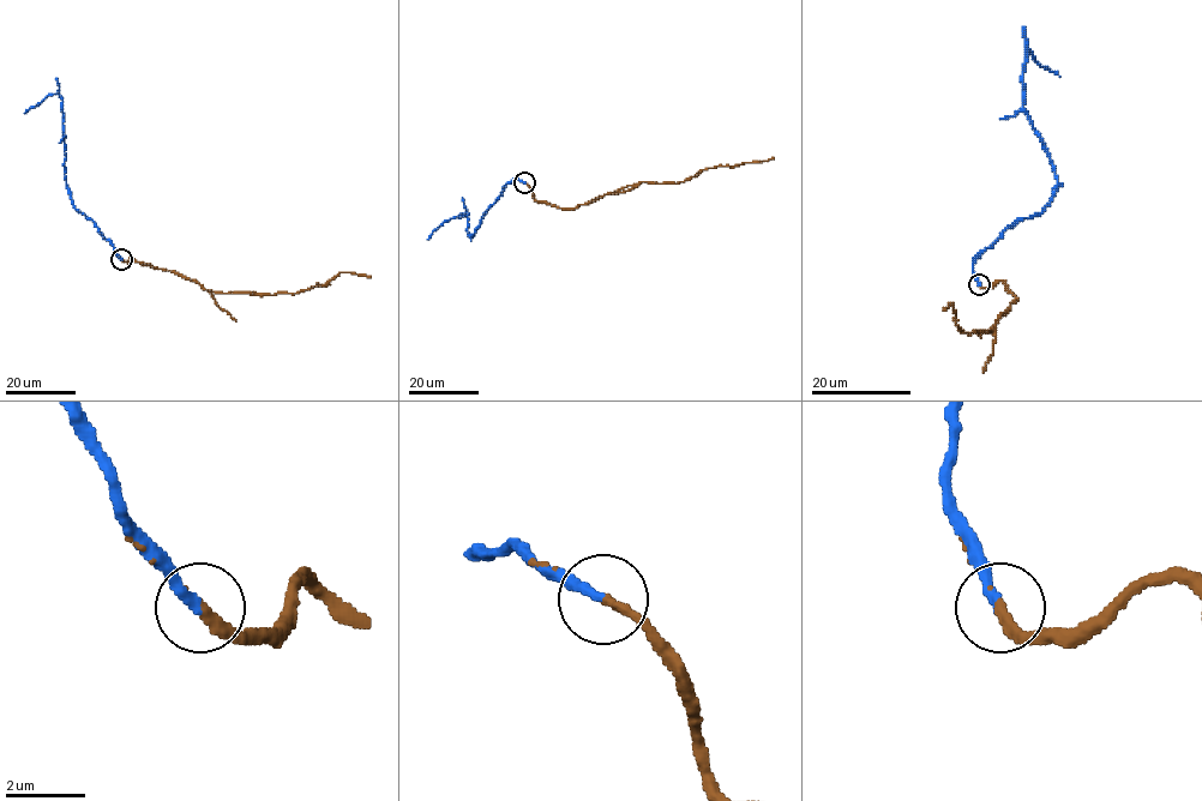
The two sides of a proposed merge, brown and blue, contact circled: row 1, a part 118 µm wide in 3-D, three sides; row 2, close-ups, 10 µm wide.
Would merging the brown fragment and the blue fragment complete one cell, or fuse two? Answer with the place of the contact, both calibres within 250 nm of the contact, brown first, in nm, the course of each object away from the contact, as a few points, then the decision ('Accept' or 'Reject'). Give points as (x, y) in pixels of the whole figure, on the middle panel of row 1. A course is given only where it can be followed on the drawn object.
Place: (524, 182). Thickness 280 nm (brown) against 280 nm. Course of brown: (524, 182), (536, 200), (574, 209), (627, 186), (679, 182), (717, 166), (733, 167), (773, 157). Course of blue: (524, 182), (517, 179), (508, 182), (470, 238), (466, 212), (466, 216), (451, 218), (427, 239). Accept

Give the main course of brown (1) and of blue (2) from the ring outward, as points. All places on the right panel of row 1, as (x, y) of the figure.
1: (980, 284), (998, 281), (1016, 297), (991, 330), (963, 332), (950, 302), (944, 309)
2: (980, 284), (979, 254), (1039, 214), (1057, 184), (1023, 108), (1028, 49), (1059, 76)

